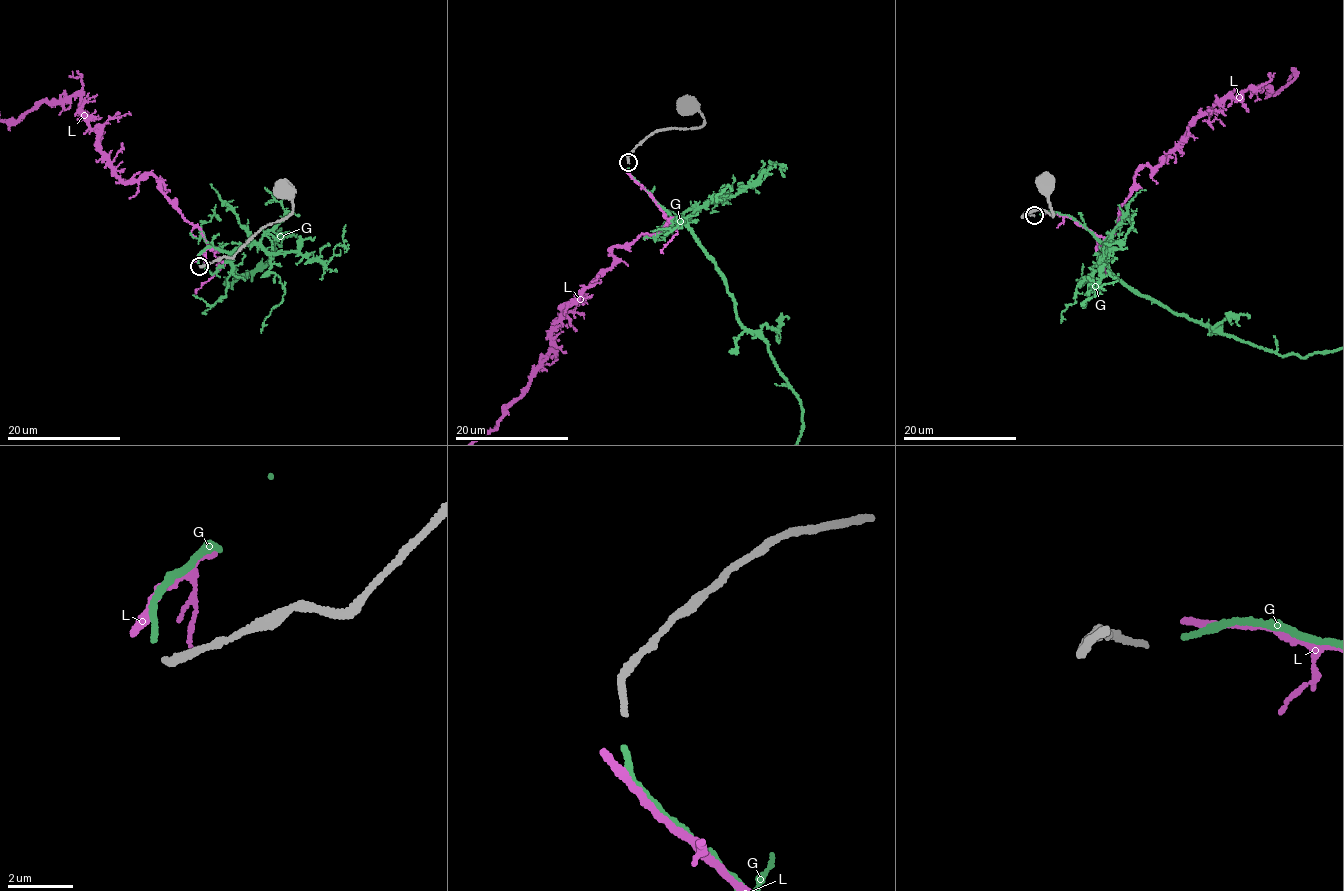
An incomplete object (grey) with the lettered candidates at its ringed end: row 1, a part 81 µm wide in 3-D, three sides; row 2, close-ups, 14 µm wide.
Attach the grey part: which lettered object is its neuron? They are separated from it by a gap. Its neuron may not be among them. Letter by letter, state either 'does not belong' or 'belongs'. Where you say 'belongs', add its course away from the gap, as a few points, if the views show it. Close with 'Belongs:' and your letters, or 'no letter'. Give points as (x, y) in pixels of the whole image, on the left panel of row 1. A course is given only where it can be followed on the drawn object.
G: belongs
L: does not belong
Belongs: G

